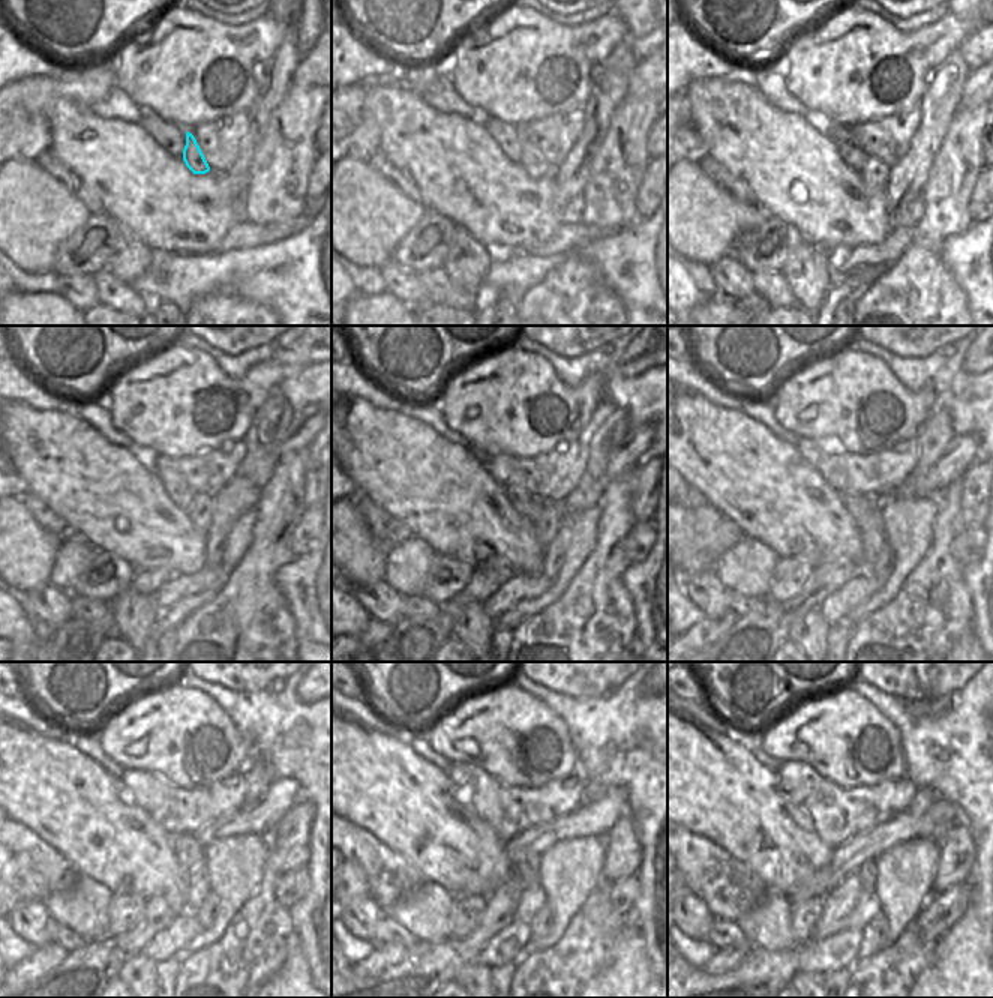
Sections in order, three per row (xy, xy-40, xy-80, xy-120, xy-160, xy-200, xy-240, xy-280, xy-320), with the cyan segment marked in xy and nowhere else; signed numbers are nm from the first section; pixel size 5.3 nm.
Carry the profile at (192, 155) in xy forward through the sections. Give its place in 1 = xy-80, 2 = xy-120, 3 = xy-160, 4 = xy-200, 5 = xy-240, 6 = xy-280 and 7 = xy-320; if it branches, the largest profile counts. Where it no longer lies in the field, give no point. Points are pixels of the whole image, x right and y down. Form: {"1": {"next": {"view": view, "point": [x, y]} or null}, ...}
{"1": {"next": {"view": "xy-80", "point": [875, 173]}}, "2": {"next": {"view": "xy-120", "point": [200, 511]}}, "3": {"next": {"view": "xy-160", "point": [545, 521]}}, "4": {"next": {"view": "xy-200", "point": [873, 538]}}, "5": {"next": {"view": "xy-240", "point": [198, 886]}}, "6": {"next": {"view": "xy-280", "point": [533, 898]}}, "7": {"next": {"view": "xy-320", "point": [867, 905]}}}

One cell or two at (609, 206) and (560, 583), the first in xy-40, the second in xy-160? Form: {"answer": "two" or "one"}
{"answer": "two"}

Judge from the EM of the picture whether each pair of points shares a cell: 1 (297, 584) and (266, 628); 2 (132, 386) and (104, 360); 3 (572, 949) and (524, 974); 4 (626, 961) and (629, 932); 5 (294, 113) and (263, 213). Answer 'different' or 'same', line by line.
1: different
2: different
3: same
4: same
5: same

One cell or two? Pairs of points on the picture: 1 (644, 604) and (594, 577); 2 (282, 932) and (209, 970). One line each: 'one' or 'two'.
1: two
2: one

